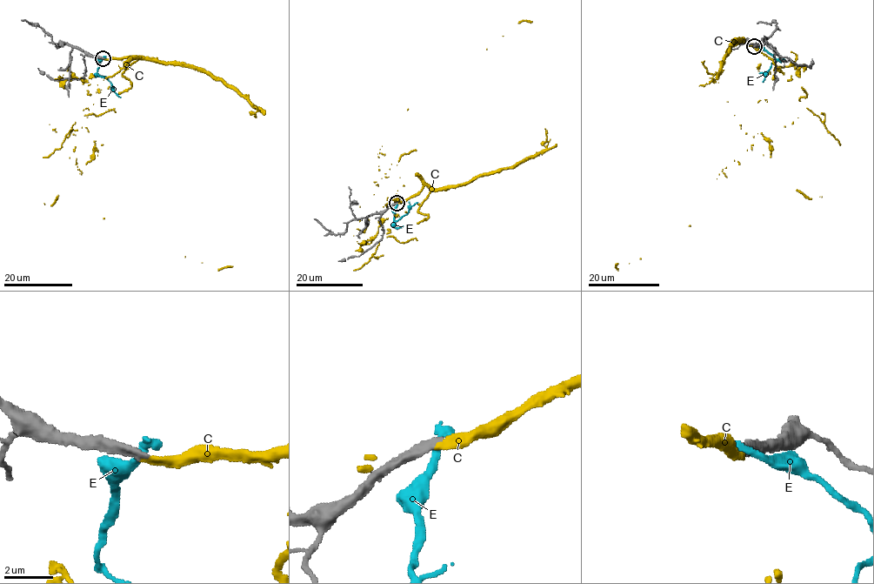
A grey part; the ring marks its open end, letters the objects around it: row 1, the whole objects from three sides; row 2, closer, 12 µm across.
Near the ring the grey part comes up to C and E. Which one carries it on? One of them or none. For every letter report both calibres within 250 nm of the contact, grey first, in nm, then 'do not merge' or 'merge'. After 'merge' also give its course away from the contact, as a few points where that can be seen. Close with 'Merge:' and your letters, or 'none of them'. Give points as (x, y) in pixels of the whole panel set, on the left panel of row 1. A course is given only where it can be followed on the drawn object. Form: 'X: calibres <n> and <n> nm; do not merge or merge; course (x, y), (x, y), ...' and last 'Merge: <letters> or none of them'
C: calibres 340 and 320 nm; merge; course (103, 58), (131, 57), (97, 84), (75, 134), (75, 151), (103, 218), (217, 269), (232, 266)
E: calibres 400 and 440 nm; do not merge
Merge: C

